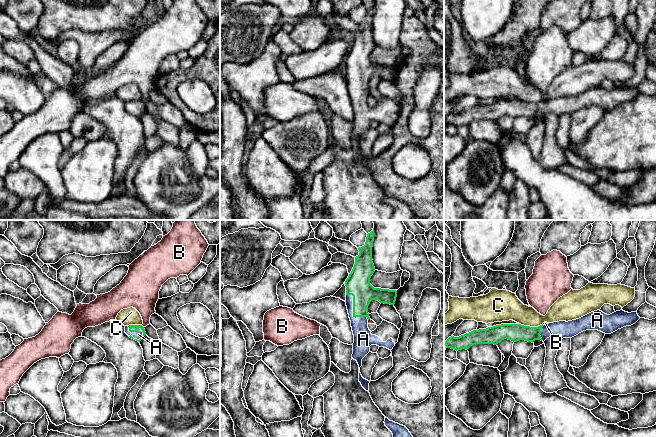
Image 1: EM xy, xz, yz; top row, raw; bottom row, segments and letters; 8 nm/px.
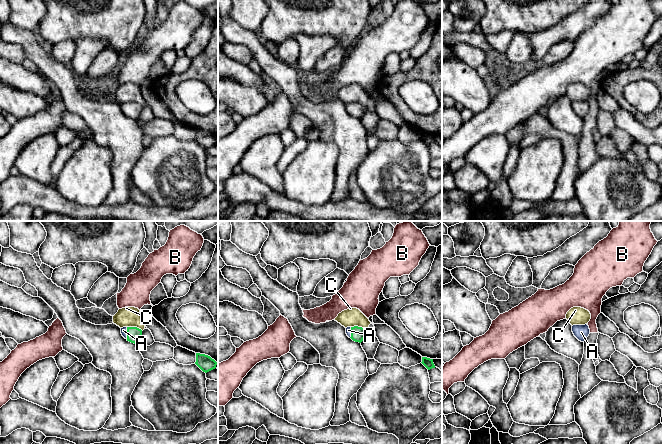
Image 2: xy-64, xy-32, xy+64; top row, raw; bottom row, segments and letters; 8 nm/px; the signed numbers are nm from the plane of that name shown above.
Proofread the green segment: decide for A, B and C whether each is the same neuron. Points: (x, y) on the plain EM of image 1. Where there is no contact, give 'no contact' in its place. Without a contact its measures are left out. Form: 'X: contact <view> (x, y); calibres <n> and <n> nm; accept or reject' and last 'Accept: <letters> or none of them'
A: contact xz (353, 86); calibres 190 and 160 nm; accept
B: contact xy (142, 102); calibres 60 and 240 nm; reject
C: contact yz (531, 103); calibres 140 and 220 nm; reject
Accept: A

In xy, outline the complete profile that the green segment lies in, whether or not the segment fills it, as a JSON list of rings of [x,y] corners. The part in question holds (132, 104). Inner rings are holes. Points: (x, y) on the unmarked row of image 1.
[[[142,101],[125,102],[125,109],[132,115],[140,118],[146,111],[145,105]]]

